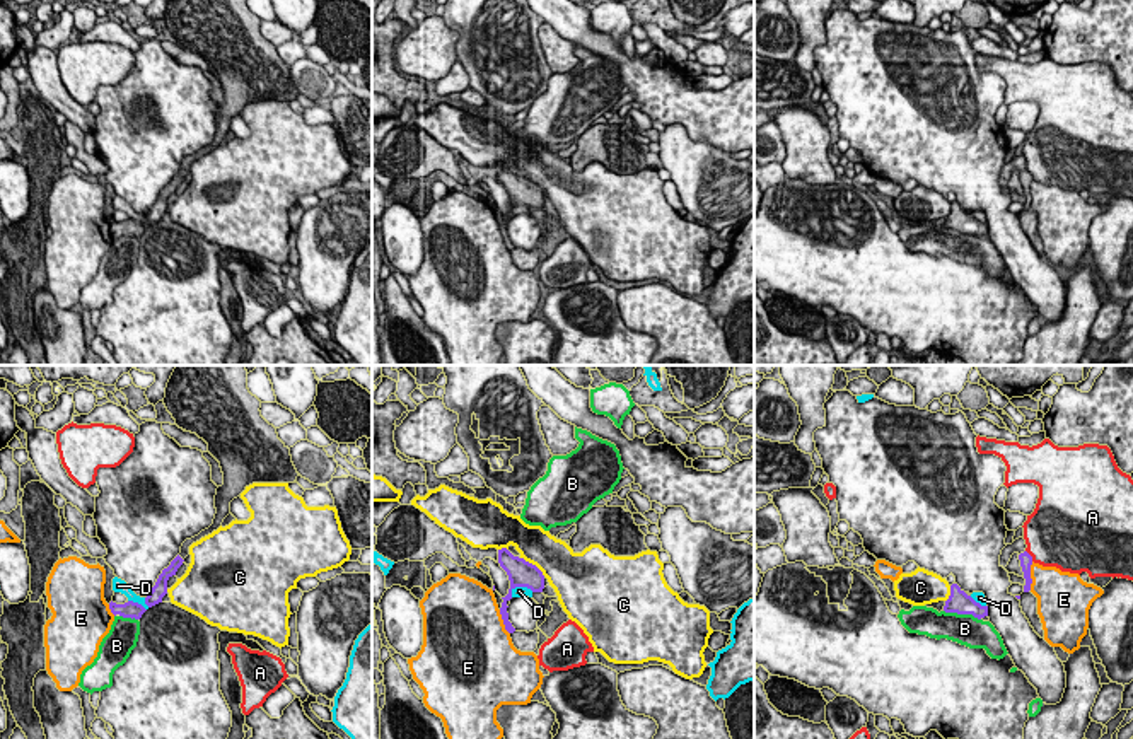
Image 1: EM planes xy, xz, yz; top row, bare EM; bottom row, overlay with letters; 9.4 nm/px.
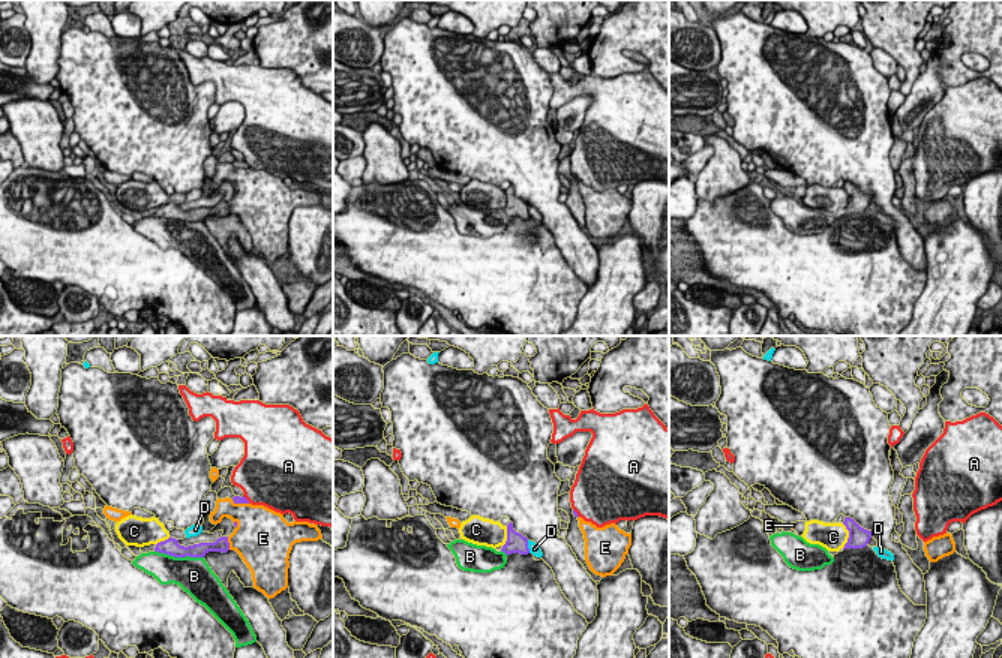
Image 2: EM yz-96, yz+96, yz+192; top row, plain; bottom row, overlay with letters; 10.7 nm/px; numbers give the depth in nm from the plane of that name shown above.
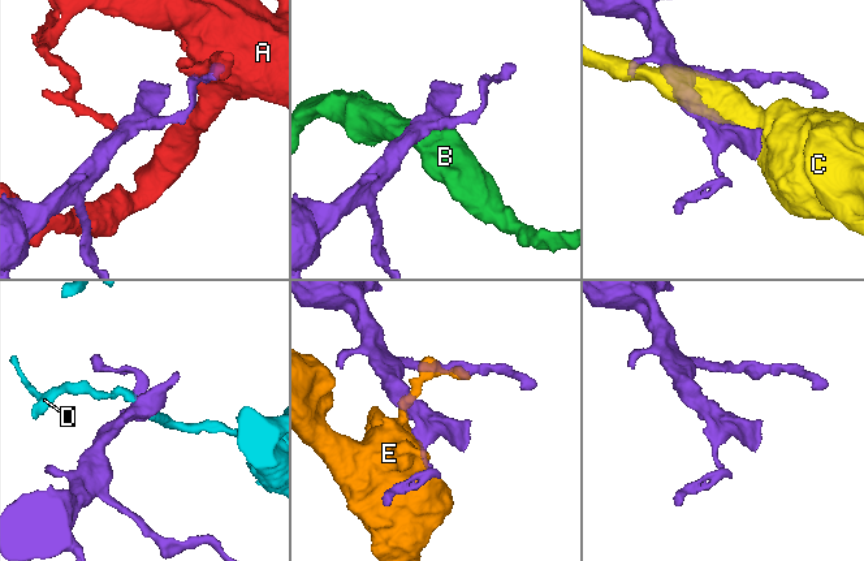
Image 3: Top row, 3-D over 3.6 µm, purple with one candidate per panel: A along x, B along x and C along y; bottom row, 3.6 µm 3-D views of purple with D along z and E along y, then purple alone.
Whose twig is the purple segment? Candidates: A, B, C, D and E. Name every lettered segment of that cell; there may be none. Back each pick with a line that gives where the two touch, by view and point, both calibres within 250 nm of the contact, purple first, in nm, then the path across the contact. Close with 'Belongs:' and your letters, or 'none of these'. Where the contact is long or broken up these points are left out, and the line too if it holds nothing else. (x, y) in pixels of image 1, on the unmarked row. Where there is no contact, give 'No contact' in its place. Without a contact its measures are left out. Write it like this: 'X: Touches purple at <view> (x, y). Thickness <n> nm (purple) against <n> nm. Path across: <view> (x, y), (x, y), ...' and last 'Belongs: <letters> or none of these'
Belongs: none of these

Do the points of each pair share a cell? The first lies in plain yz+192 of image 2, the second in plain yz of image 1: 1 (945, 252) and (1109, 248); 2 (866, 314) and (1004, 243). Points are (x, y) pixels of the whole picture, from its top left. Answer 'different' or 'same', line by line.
1: different
2: different

